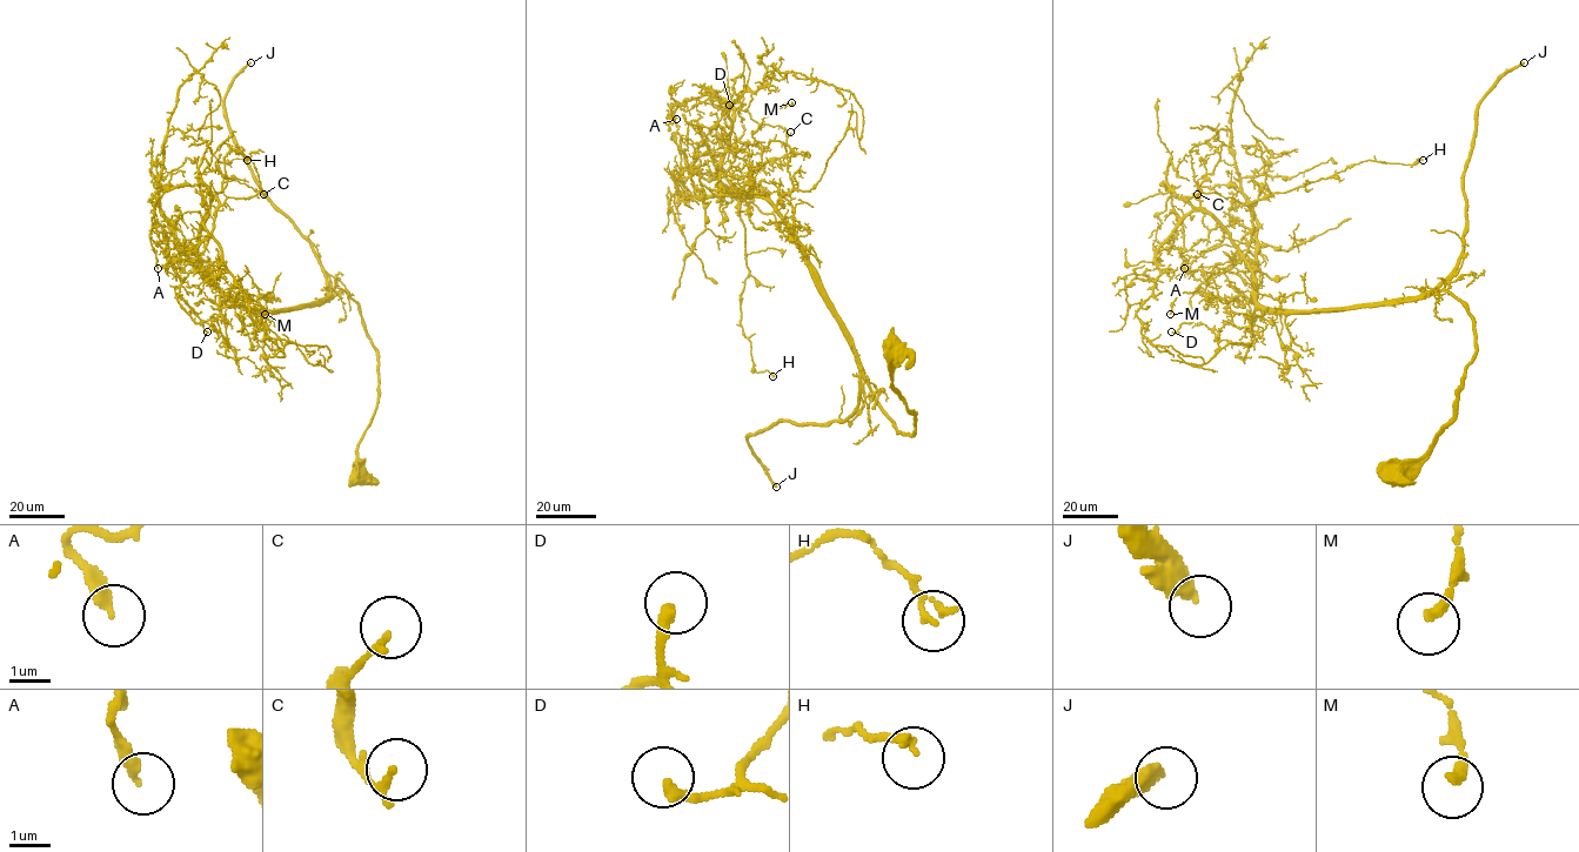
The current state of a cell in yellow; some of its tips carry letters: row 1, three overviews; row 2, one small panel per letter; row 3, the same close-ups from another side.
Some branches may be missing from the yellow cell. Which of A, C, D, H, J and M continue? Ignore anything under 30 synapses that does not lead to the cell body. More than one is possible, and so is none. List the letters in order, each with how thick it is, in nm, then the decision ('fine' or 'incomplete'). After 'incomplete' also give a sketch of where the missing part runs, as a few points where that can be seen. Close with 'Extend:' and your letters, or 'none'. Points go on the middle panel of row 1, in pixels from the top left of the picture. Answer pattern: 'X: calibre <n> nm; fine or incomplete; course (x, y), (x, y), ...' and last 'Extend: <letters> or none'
A: calibre 280 nm; fine
C: calibre 170 nm; fine
D: calibre 280 nm; fine
H: calibre 80 nm; fine
J: calibre 420 nm; incomplete
M: calibre 260 nm; fine
Extend: J

